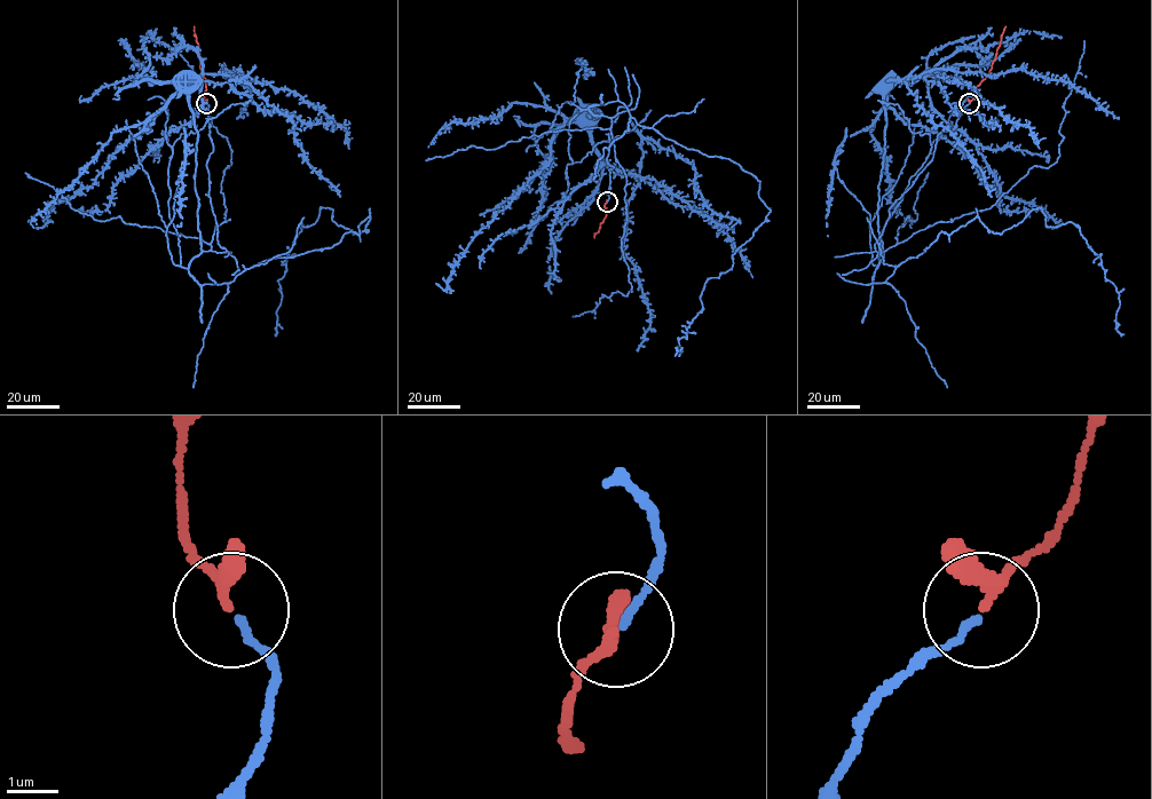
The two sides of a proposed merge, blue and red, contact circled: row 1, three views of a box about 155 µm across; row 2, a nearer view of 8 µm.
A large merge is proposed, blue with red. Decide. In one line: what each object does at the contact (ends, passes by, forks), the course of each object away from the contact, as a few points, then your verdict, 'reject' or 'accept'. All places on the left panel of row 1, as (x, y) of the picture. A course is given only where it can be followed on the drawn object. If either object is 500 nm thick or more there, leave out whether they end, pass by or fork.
blue ends | red passes by | blue via (206, 103), (227, 251), (190, 262), (200, 284), (370, 216), (300, 223), (275, 333) | red via (206, 103), (206, 80), (200, 68), (194, 26) | accept

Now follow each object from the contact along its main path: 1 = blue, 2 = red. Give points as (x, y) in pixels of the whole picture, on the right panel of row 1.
1: (969, 103), (890, 208), (869, 284), (940, 231), (978, 216), (1000, 234), (1041, 208), (1101, 258), (1123, 333)
2: (969, 103), (992, 68), (1005, 26)

